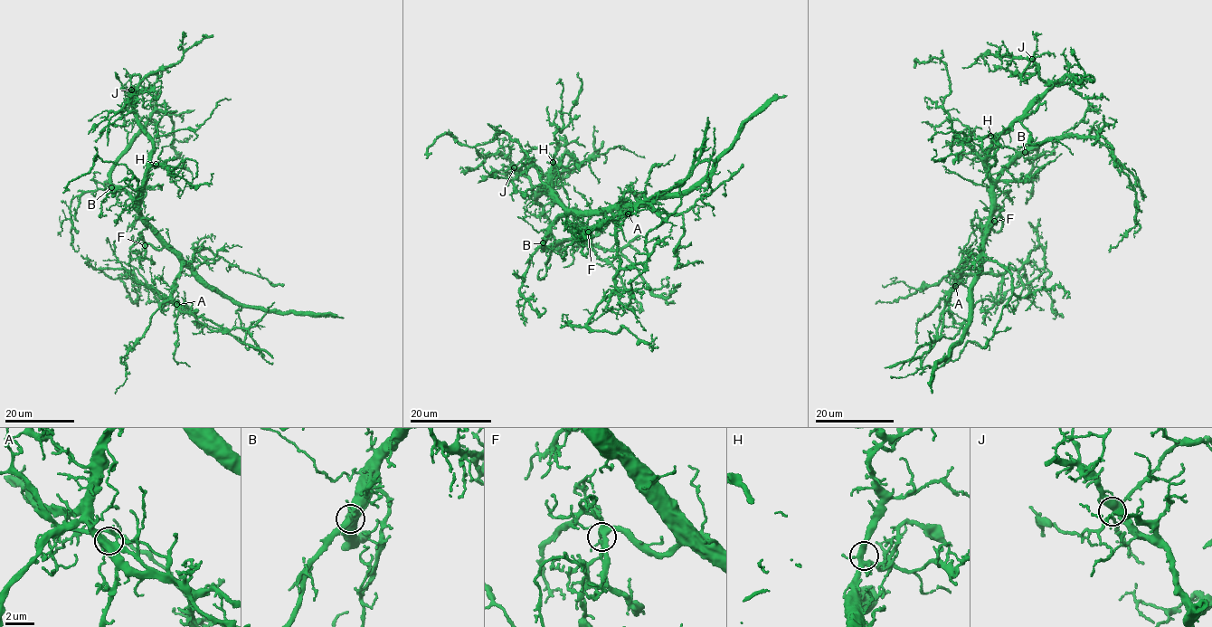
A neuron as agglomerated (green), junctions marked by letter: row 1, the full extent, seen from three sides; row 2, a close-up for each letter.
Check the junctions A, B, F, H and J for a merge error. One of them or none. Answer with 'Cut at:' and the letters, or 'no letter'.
Cut at: A

